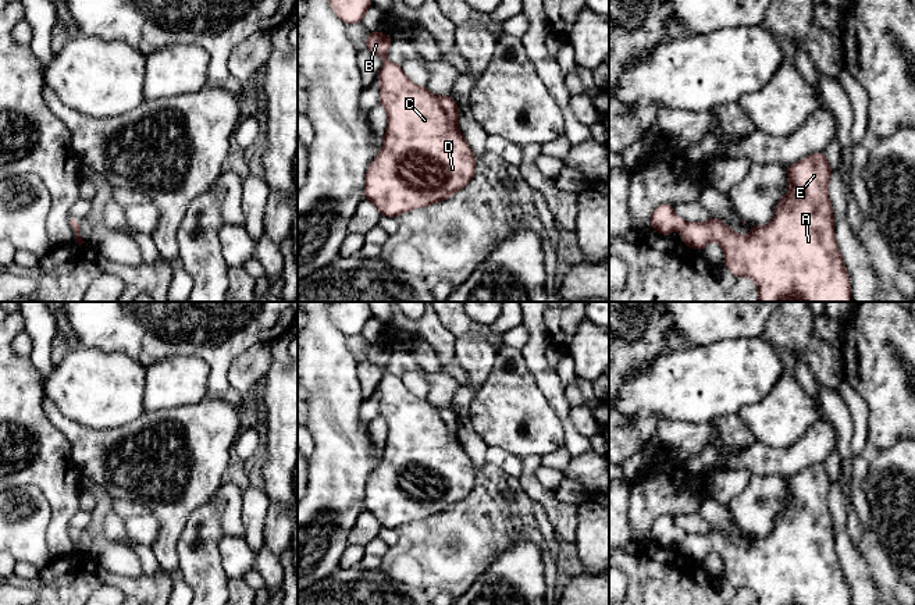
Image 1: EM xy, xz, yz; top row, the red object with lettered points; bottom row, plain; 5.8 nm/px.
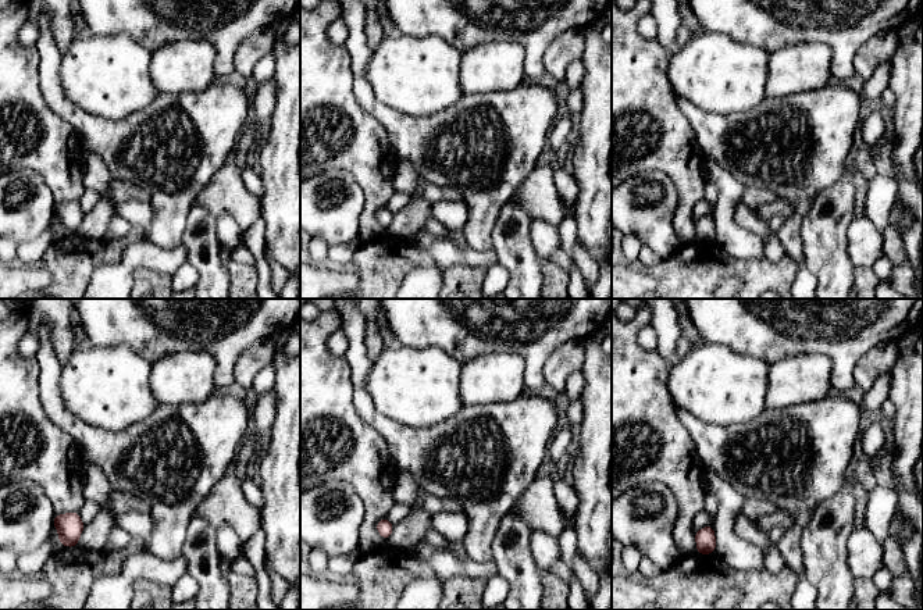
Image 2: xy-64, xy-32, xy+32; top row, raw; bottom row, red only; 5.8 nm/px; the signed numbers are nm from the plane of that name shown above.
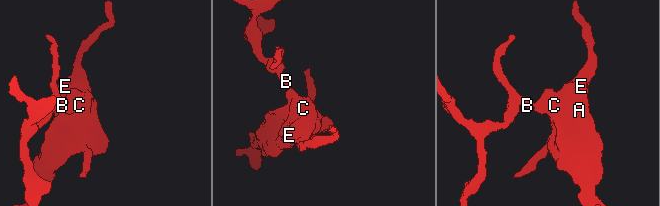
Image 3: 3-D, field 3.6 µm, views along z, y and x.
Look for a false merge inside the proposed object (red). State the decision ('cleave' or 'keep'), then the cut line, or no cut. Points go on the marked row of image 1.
keep | no cut

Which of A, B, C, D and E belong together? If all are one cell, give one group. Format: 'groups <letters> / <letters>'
groups A B C D E

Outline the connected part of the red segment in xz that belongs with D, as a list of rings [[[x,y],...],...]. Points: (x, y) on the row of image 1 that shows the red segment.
[[[371,31],[366,40],[367,51],[384,60],[377,81],[378,103],[387,113],[387,132],[382,150],[367,168],[364,199],[370,200],[381,216],[396,217],[445,200],[464,188],[474,177],[476,157],[459,131],[459,107],[455,100],[451,96],[434,95],[426,86],[417,86],[399,64],[388,61],[391,42],[391,36],[377,31]]]

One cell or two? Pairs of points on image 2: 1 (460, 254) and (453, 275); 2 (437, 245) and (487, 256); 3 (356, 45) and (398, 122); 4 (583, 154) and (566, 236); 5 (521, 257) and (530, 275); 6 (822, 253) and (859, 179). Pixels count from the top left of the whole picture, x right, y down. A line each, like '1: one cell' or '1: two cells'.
1: two cells
2: one cell
3: one cell
4: two cells
5: one cell
6: two cells

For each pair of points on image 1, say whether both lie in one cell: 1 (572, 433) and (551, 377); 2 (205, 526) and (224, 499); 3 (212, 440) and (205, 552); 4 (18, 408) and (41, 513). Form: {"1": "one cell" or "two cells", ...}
{"1": "one cell", "2": "two cells", "3": "two cells", "4": "two cells"}

